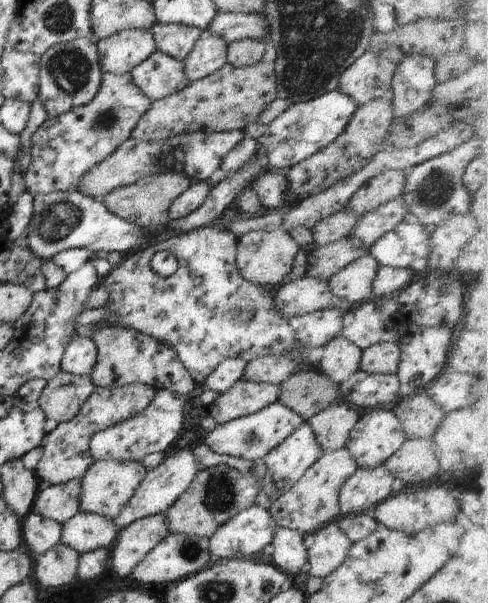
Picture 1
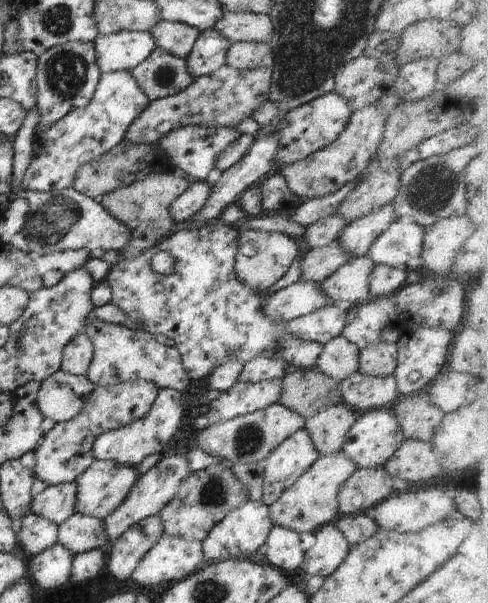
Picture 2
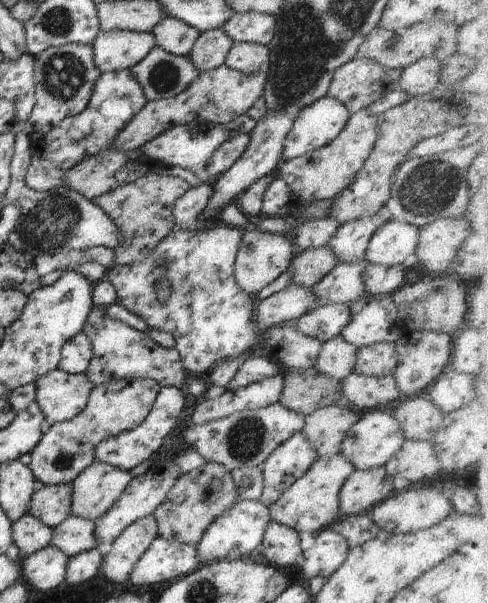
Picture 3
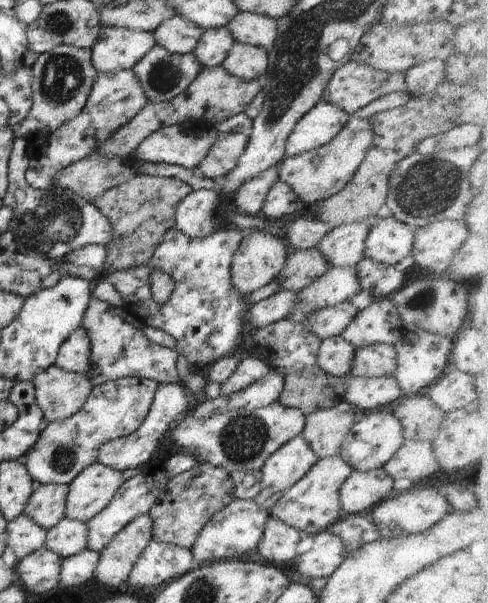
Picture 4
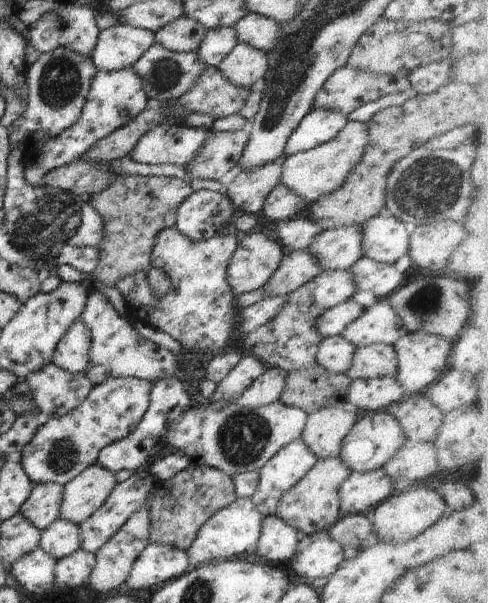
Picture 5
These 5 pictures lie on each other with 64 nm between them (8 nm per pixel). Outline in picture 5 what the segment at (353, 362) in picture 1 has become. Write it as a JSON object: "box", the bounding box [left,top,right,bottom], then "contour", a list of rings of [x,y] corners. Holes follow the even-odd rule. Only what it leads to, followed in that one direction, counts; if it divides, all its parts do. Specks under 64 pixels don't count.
{"box":[317,335,356,373],"contour":[[[342,335],[324,337],[317,348],[317,363],[330,372],[345,373],[350,368],[355,350],[356,347]]]}

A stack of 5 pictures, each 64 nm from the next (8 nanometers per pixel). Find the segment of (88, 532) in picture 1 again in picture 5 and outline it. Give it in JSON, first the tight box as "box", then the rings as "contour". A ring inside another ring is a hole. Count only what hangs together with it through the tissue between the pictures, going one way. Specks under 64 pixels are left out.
{"box":[39,518,80,559],"contour":[[[58,518],[41,532],[39,547],[55,559],[61,559],[80,549],[79,534],[79,525]]]}

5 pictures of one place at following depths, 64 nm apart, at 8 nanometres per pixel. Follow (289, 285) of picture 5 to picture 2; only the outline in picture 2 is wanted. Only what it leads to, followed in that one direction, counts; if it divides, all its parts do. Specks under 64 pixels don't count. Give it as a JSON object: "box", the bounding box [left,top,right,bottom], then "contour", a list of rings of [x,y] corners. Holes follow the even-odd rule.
{"box":[300,242,351,283],"contour":[[[336,242],[320,248],[303,250],[300,267],[300,281],[321,283],[327,276],[333,275],[337,268],[346,264],[351,255],[343,251]]]}

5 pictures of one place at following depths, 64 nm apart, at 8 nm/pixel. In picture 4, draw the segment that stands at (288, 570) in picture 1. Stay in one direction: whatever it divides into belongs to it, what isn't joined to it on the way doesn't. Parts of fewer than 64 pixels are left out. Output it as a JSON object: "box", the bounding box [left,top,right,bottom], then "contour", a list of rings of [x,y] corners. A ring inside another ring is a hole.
{"box":[257,516,300,566],"contour":[[[272,516],[266,521],[262,540],[257,544],[264,560],[284,566],[296,558],[300,536],[298,531]]]}

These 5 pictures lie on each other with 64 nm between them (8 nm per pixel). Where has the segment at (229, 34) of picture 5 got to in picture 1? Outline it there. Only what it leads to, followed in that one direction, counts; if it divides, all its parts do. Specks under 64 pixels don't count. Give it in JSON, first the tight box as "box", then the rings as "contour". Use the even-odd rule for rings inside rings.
{"box":[183,31,227,82],"contour":[[[203,31],[192,52],[183,60],[184,74],[189,82],[210,76],[227,63],[227,40]]]}

